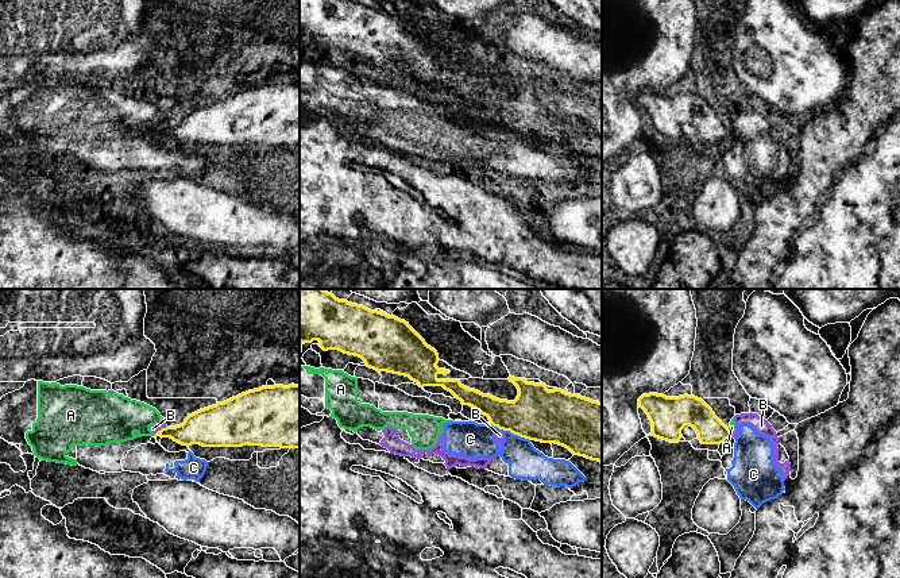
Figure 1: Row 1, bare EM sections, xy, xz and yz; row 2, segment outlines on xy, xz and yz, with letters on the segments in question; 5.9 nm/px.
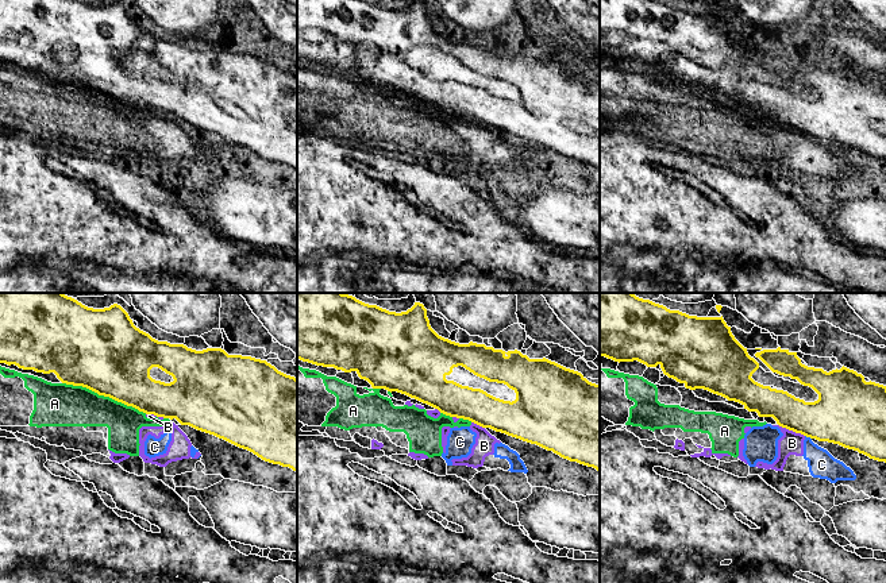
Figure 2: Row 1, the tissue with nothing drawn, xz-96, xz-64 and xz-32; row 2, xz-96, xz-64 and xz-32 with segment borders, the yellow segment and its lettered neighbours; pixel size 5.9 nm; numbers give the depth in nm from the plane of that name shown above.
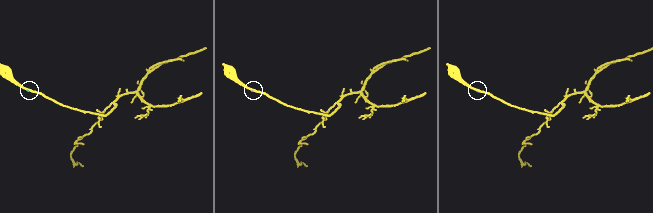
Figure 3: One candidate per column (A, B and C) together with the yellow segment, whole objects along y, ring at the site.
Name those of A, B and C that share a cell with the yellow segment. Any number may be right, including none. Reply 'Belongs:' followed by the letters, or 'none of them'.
Belongs: none of them

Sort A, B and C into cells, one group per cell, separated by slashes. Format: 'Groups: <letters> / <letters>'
Groups: A B C

